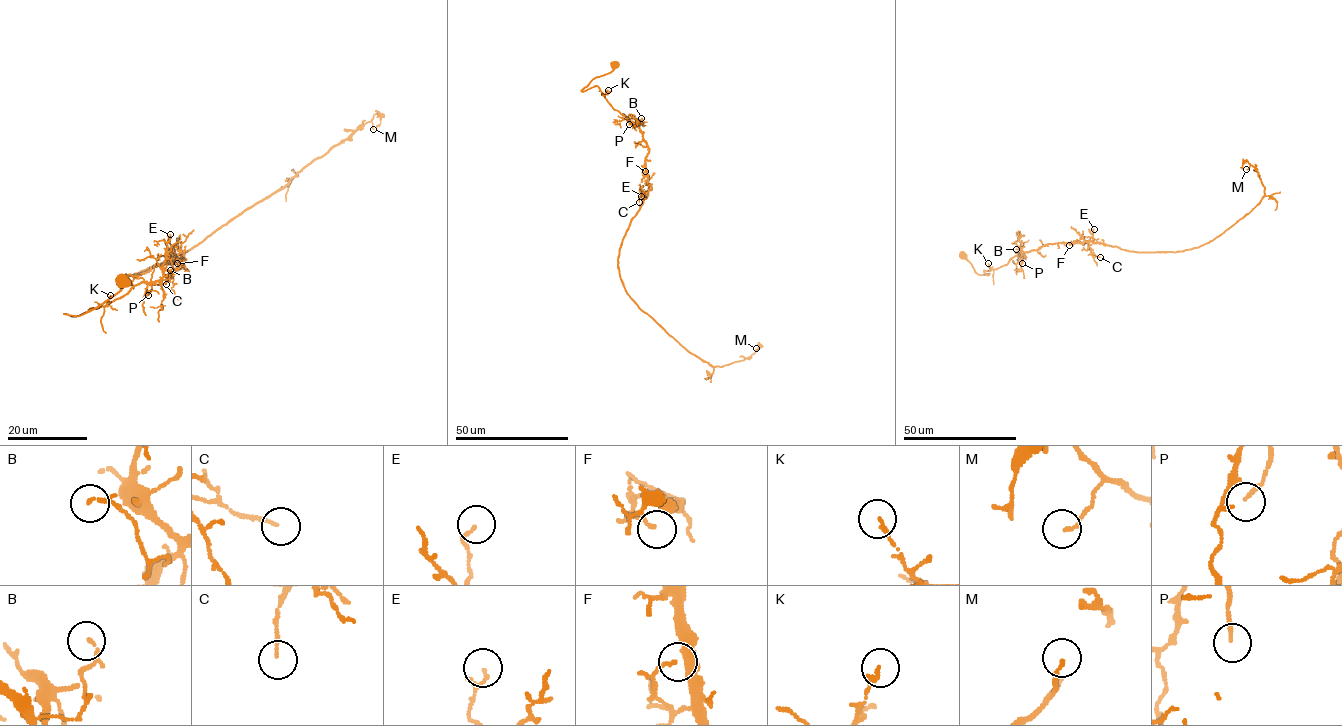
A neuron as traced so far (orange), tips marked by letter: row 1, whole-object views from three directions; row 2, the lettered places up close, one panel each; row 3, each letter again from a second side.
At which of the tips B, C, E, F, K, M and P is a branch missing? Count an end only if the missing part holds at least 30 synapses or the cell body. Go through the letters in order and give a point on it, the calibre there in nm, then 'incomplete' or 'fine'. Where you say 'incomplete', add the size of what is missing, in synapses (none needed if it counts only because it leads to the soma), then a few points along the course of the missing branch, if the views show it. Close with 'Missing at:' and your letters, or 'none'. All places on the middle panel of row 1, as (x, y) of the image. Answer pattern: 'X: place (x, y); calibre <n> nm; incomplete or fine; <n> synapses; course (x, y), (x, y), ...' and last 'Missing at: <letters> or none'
B: place (641, 118); calibre 90 nm; fine
C: place (639, 202); calibre 130 nm; fine
E: place (641, 196); calibre 80 nm; fine
F: place (645, 171); calibre 120 nm; incomplete; 120 synapses; course (645, 171), (648, 168), (642, 167), (637, 172), (635, 186)
K: place (608, 90); calibre 140 nm; fine
M: place (756, 348); calibre 130 nm; fine
P: place (629, 124); calibre 120 nm; fine
Missing at: F

